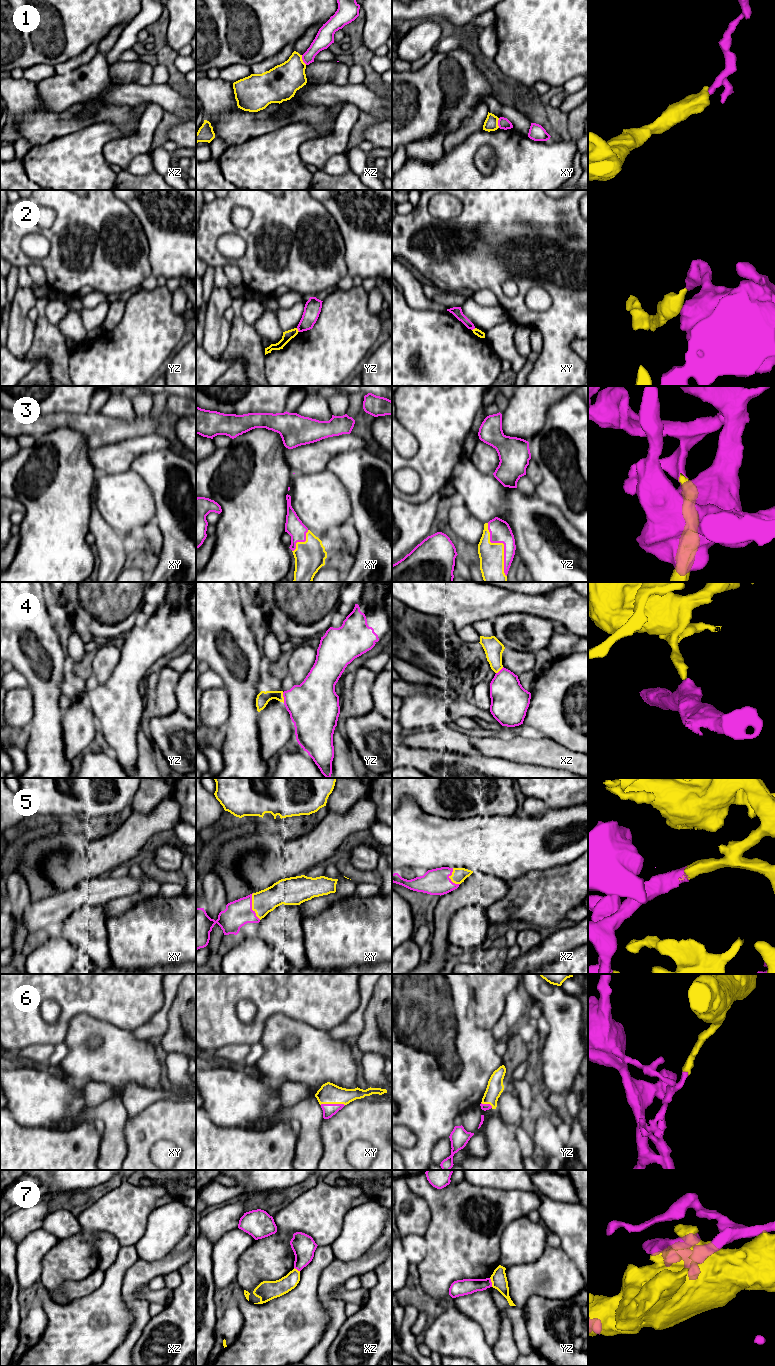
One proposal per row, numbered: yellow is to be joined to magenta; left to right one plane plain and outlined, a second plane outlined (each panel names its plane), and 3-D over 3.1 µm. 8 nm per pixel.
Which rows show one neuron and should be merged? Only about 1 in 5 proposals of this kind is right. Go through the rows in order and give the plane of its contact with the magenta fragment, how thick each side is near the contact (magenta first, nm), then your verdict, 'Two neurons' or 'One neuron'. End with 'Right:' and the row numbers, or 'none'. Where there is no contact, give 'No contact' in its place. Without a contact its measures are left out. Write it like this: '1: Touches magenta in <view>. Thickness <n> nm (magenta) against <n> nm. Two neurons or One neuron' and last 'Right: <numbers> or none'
1: Touches magenta in xz. Thickness 140 nm (magenta) against 280 nm. Two neurons
2: Touches magenta in yz. Thickness 140 nm (magenta) against 80 nm. Two neurons
3: Touches magenta in yz. Thickness 180 nm (magenta) against 200 nm. One neuron
4: Touches magenta in yz. Thickness 400 nm (magenta) against 100 nm. Two neurons
5: Touches magenta in xy. Thickness 200 nm (magenta) against 190 nm. One neuron
6: Touches magenta in xy. Thickness 100 nm (magenta) against 170 nm. Two neurons
7: Touches magenta in yz. Thickness 130 nm (magenta) against 130 nm. Two neurons
Right: 3, 5

